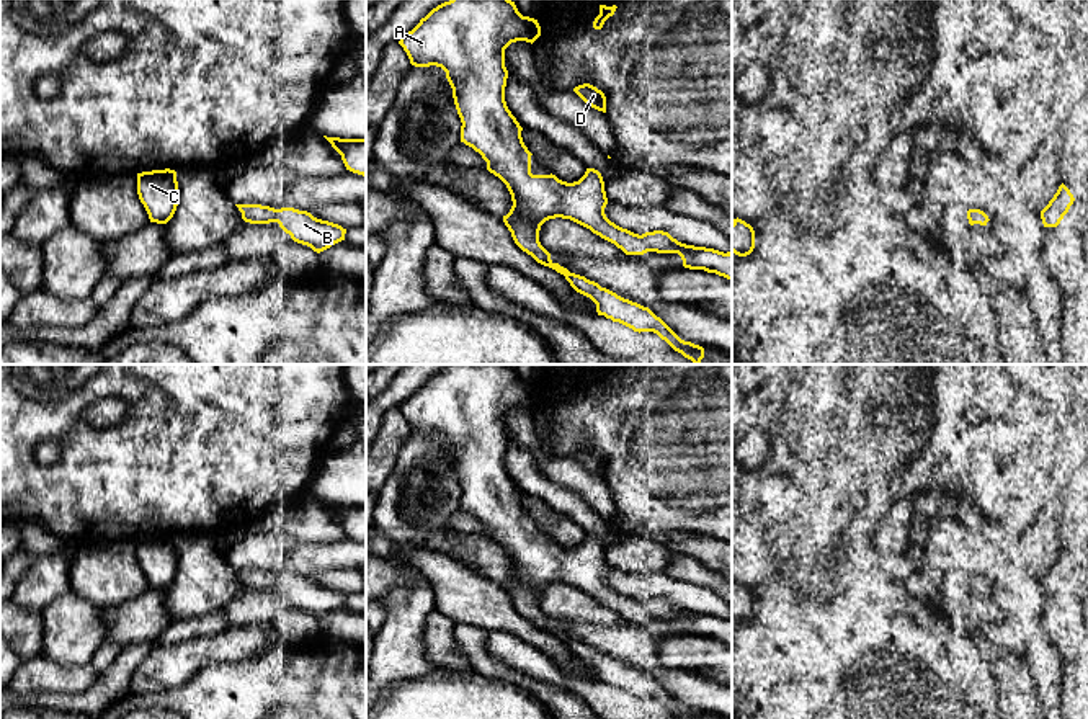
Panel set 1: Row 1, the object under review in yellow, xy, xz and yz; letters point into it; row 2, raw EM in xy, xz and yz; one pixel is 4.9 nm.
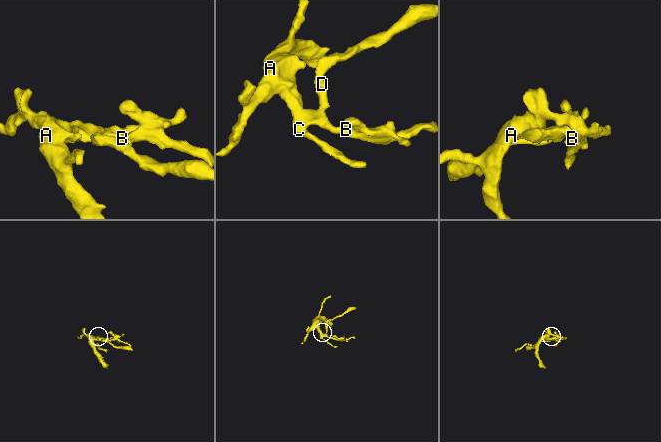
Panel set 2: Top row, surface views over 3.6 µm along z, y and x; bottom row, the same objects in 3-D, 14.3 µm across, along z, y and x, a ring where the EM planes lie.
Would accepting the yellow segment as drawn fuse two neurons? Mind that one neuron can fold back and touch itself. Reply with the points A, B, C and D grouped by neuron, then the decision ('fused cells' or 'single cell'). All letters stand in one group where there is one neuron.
A B C D; single cell

